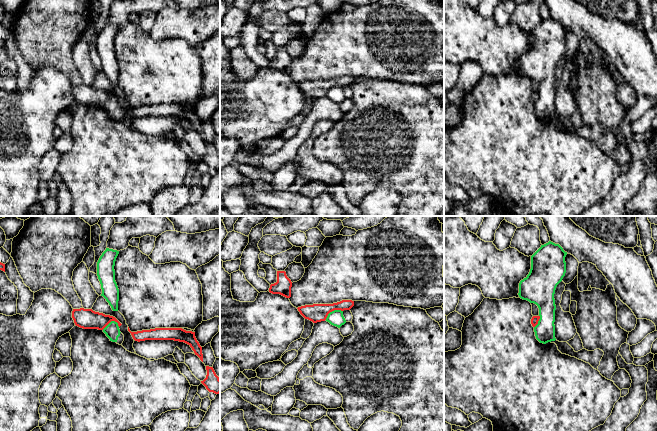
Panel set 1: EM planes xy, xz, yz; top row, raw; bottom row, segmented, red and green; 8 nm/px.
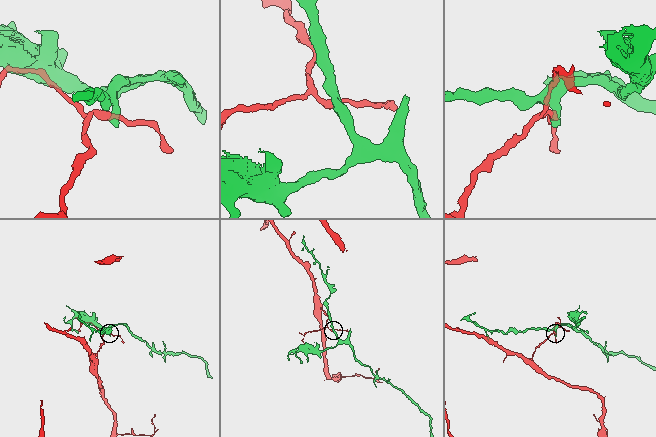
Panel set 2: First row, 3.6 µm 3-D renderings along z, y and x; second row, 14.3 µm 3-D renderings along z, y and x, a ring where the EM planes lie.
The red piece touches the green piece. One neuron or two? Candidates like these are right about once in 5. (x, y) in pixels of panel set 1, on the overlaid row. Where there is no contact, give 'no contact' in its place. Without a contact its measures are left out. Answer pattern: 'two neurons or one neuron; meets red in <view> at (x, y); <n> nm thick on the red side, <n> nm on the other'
two neurons; meets red in xz at (332, 310); 140 nm thick on the red side, 120 nm on the other

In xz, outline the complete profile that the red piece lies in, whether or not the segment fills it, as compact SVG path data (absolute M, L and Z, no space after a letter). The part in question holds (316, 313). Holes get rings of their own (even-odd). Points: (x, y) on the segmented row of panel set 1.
M342 300L333 304L313 304L298 307L298 311L305 318L313 323L325 321L328 314L334 310L350 310L354 306L352 300Z

